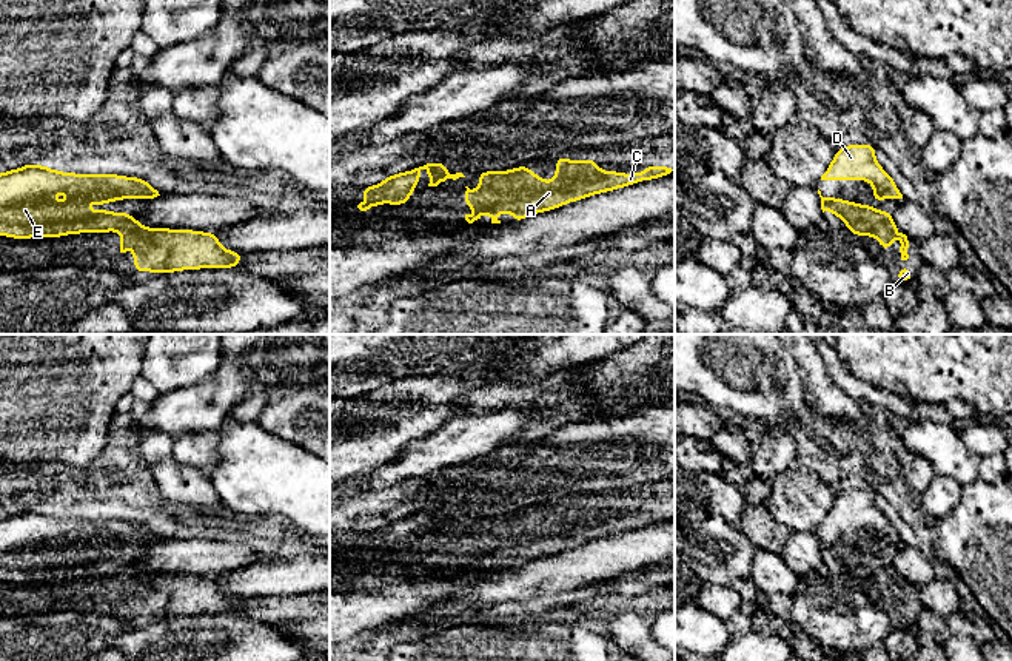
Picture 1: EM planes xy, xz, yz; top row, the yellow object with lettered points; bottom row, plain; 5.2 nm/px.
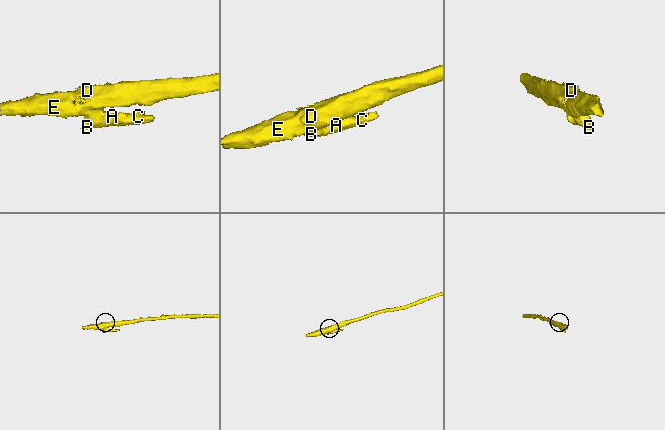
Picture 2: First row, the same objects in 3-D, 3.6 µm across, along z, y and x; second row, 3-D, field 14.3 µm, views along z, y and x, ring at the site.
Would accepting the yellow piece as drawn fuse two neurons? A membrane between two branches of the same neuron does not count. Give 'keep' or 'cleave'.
keep

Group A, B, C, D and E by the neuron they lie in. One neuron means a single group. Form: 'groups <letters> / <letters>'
groups A B C D E

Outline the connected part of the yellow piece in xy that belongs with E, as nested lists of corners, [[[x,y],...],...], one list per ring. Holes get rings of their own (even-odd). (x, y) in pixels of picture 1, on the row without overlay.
[[[26,508],[18,515],[9,515],[0,519],[0,581],[12,584],[31,582],[63,582],[65,579],[79,578],[109,578],[117,575],[122,581],[120,598],[129,593],[134,598],[134,618],[151,616],[169,619],[173,616],[200,615],[200,613],[236,613],[245,602],[242,598],[230,596],[219,590],[217,578],[203,578],[193,575],[169,575],[169,573],[146,573],[137,567],[131,558],[111,556],[85,556],[83,552],[89,547],[106,549],[122,544],[154,544],[160,541],[146,525],[140,522],[126,522],[119,519],[75,519],[51,515],[43,510]],[[57,538],[72,538],[71,545],[51,547],[49,542]]]

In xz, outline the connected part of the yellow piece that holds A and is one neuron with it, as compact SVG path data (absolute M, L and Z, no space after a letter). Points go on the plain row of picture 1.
M562 499L556 502L556 518L553 527L545 527L530 513L521 510L508 516L481 516L479 533L468 532L464 539L467 552L474 552L474 559L465 559L465 565L473 569L488 558L491 569L501 569L498 561L502 556L513 559L513 567L521 567L528 561L550 556L628 530L661 524L675 518L675 512L644 512L642 521L635 515L632 519L618 516L602 516L595 508L598 504L584 507L567 505Z

